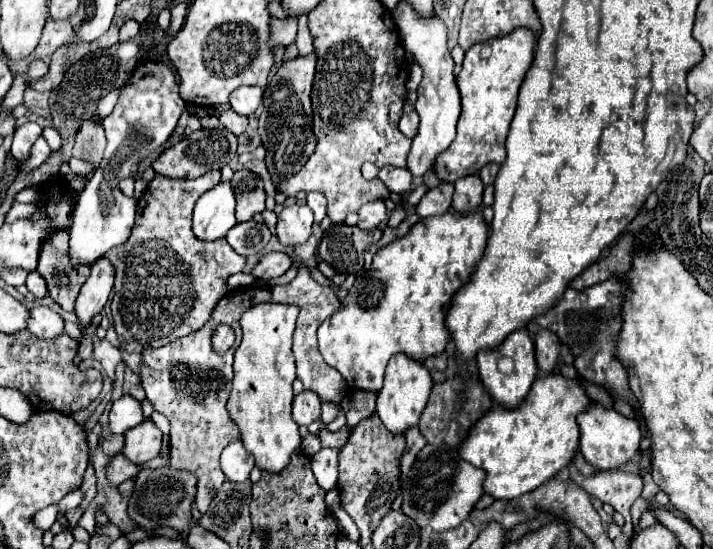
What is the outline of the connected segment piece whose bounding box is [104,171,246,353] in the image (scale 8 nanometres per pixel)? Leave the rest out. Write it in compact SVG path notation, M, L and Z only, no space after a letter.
M210 171L198 179L170 179L156 173L138 201L136 227L132 229L130 239L104 255L114 265L116 281L110 307L114 317L114 329L124 351L142 353L146 347L162 347L204 327L216 303L226 295L224 281L244 269L246 259L232 251L232 247L224 239L206 243L198 241L192 233L192 209L196 205L196 199L204 191L218 185L218 181L220 171Z

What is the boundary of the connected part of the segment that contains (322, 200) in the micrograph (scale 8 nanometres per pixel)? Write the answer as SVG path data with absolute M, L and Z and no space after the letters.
M314 191L314 193L308 193L306 199L308 199L308 207L314 211L316 223L320 223L326 217L326 197L322 193Z

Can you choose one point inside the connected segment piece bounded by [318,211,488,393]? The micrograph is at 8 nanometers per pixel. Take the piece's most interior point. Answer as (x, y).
(401, 309)

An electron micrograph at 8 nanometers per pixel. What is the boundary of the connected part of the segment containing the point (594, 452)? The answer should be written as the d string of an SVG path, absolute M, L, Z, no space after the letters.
M592 401L590 407L578 415L578 427L580 427L580 453L596 469L618 469L638 453L642 439L638 423L630 417L620 415L612 407L604 407Z

